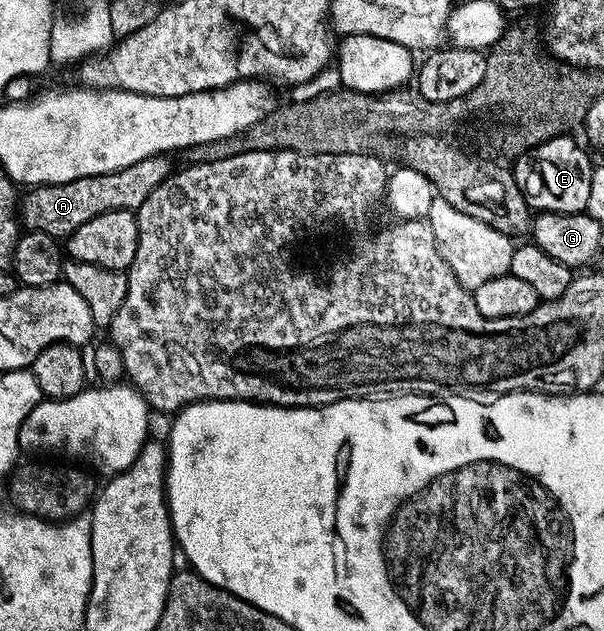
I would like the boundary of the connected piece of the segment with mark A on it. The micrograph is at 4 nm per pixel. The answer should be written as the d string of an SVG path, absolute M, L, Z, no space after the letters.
M166 154L152 155L148 159L140 160L131 167L97 174L96 176L84 176L71 182L60 184L48 184L47 186L35 186L30 194L21 199L20 222L26 230L39 230L48 236L59 240L70 237L80 224L92 220L92 216L100 216L104 212L113 210L133 210L137 212L140 204L160 188L164 180L168 180L172 173L171 160Z

